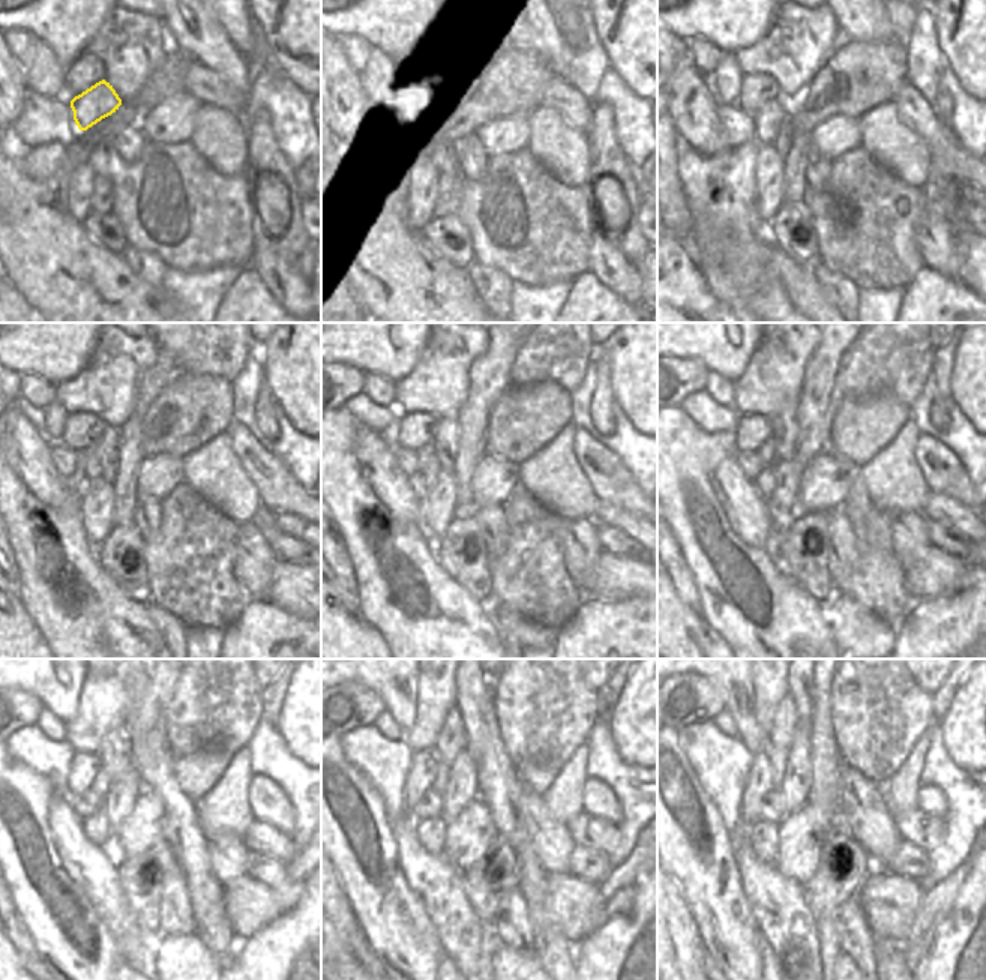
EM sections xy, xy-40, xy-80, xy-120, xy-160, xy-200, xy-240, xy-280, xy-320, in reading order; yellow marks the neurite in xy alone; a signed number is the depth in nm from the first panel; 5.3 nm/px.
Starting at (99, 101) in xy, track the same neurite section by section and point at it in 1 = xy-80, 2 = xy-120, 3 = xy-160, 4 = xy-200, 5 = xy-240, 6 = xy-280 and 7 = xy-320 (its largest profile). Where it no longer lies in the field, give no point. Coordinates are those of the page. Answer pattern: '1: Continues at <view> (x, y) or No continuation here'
1: Continues at xy-80 (767, 120)
2: Continues at xy-120 (93, 468)
3: Continues at xy-160 (428, 468)
4: Continues at xy-200 (766, 482)
5: Continues at xy-240 (95, 827)
6: Continues at xy-280 (431, 833)
7: Continues at xy-320 (764, 836).

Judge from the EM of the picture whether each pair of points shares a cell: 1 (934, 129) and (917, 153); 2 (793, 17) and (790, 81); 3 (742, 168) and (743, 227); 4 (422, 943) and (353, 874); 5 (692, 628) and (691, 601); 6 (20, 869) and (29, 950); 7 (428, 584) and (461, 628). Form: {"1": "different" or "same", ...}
{"1": "different", "2": "same", "3": "same", "4": "same", "5": "different", "6": "different", "7": "same"}

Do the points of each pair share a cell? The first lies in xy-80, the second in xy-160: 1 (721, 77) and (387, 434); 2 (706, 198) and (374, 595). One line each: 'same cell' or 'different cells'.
1: same cell
2: same cell

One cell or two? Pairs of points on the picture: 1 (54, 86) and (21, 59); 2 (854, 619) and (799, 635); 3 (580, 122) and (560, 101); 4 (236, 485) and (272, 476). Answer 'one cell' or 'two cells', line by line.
1: two cells
2: two cells
3: one cell
4: two cells

